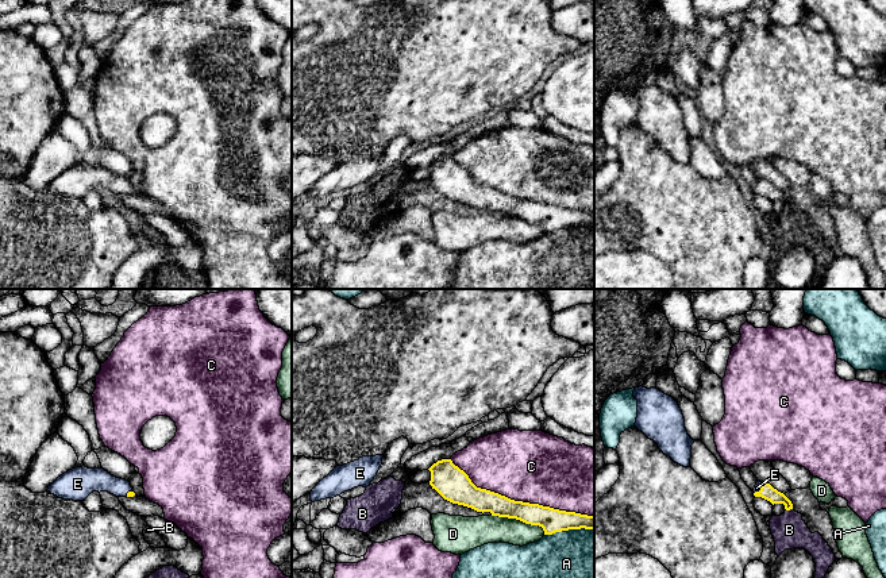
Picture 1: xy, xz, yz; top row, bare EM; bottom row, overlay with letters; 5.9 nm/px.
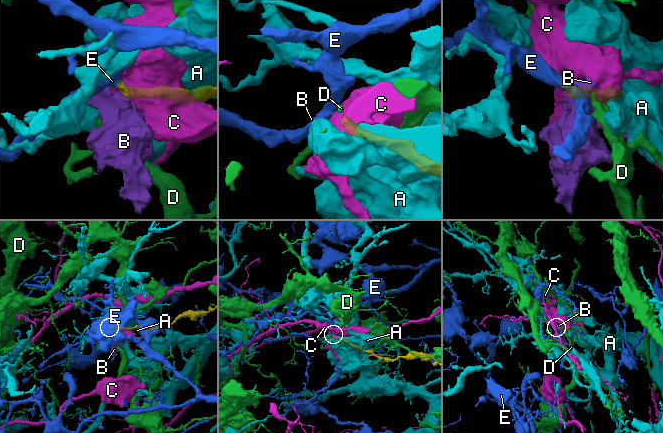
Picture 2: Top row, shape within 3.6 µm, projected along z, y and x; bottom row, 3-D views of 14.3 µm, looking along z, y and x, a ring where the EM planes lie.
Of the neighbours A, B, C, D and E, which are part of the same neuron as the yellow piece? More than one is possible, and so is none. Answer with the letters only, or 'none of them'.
E

